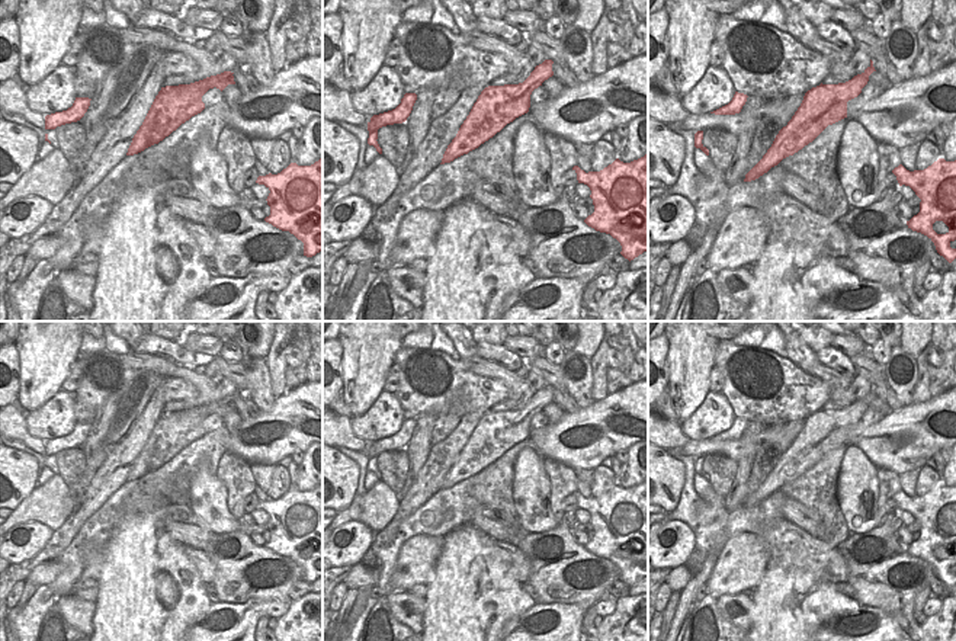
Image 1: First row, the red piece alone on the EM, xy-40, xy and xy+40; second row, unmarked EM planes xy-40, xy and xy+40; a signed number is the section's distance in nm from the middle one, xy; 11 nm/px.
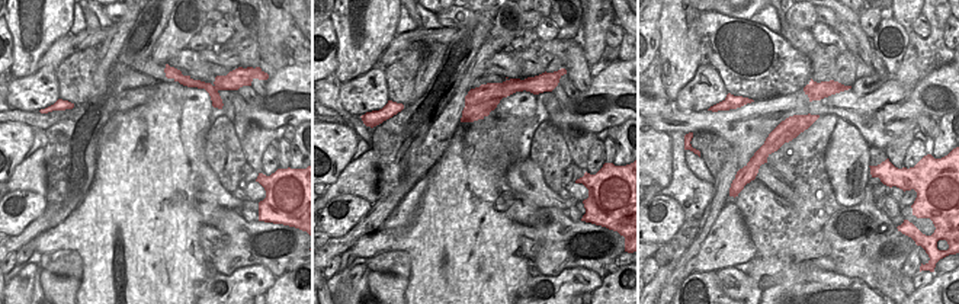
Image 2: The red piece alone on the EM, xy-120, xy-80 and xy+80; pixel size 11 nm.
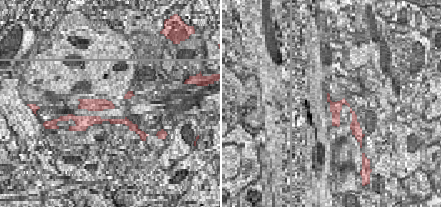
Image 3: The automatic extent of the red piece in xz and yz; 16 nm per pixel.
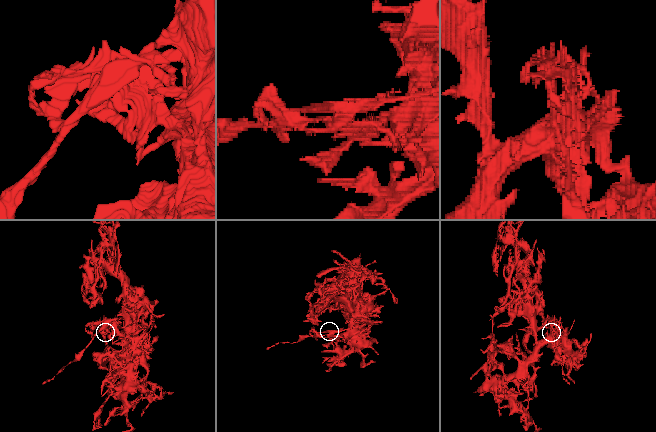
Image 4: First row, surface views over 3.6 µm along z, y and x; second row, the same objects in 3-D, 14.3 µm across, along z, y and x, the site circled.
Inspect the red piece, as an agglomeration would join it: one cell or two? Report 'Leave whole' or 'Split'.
Split

